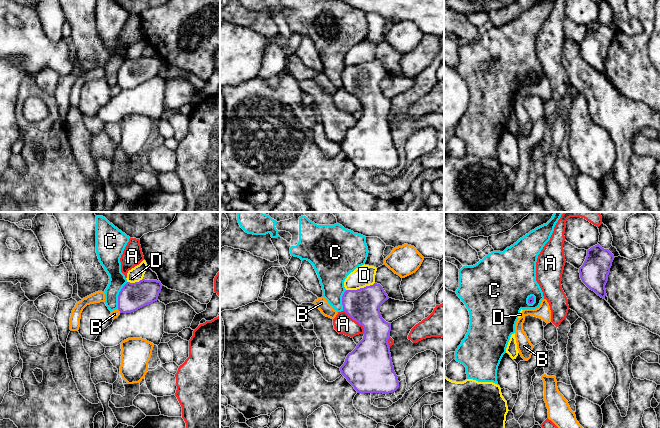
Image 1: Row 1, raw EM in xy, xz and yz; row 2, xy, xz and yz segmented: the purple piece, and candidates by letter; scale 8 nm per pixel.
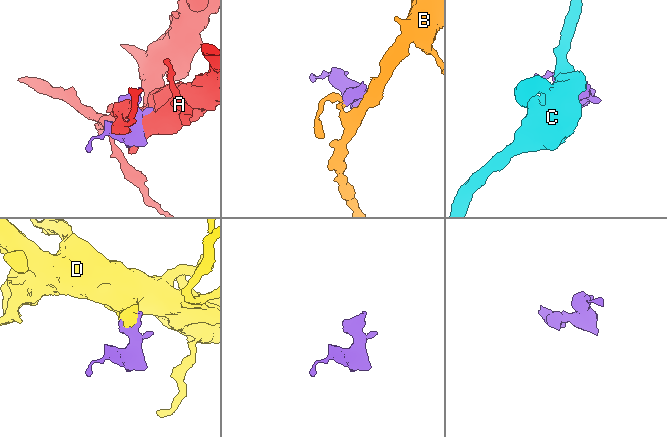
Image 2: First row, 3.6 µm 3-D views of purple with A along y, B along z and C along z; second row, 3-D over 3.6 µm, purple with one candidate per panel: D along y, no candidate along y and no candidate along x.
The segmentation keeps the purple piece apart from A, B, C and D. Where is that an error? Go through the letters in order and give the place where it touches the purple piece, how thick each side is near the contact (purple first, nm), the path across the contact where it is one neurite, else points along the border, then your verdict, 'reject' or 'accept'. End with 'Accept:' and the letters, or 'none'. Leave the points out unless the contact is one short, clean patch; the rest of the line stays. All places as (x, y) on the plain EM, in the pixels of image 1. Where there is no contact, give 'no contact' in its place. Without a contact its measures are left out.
A: meets purple in xz at (356, 97); 280 nm thick on the purple side, 160 nm on the other; reject
B: meets purple in xy at (119, 86); 220 nm thick on the purple side, 70 nm on the other; border along xy (117, 85), (120, 88); reject
C: meets purple in xy at (118, 71); 220 nm thick on the purple side, 140 nm on the other; border along xy (127, 58), (119, 68), (117, 84); reject
D: meets purple in xz at (360, 64); 280 nm thick on the purple side, 170 nm on the other; reject
Accept: none

